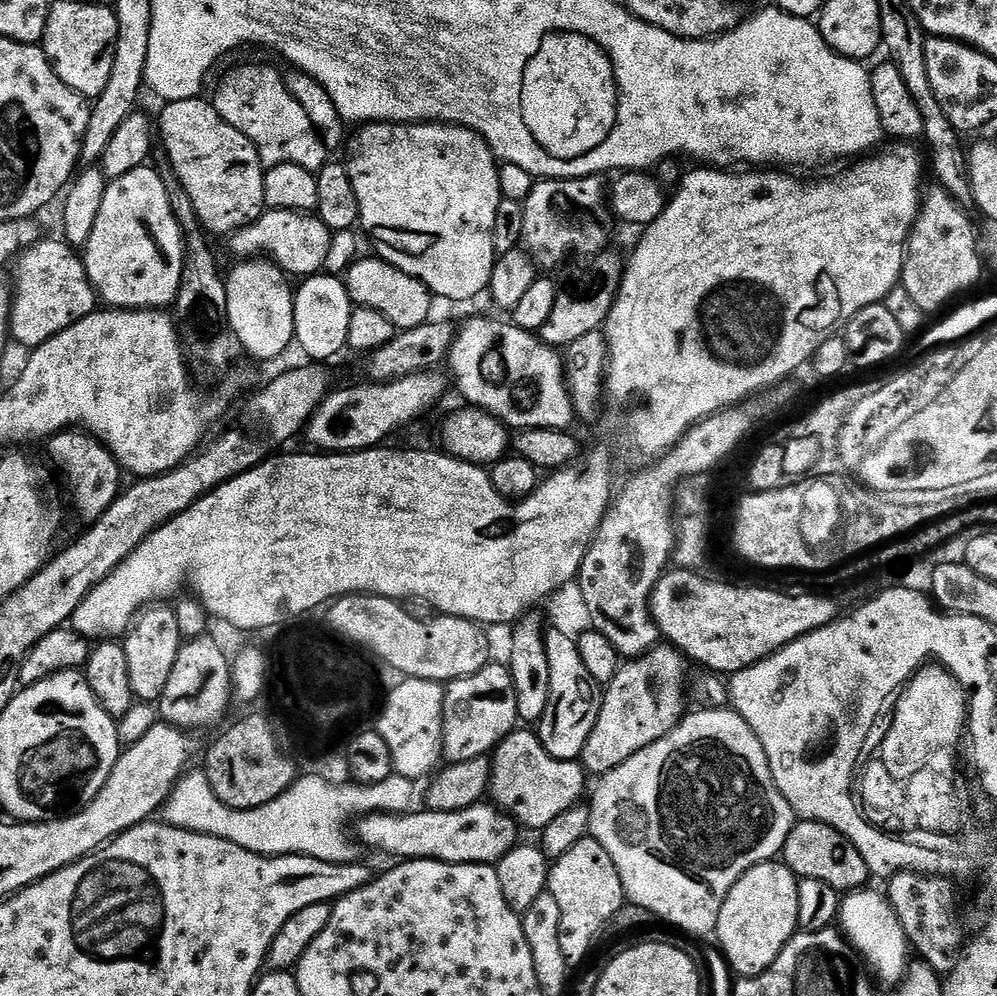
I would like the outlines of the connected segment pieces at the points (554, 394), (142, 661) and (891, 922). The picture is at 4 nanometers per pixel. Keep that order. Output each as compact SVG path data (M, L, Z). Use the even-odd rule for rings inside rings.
M476 316L473 320L468 320L460 328L460 333L453 335L450 340L450 347L446 353L446 364L452 367L452 376L456 379L456 388L465 396L467 403L473 408L481 408L483 412L488 412L496 417L501 424L512 430L523 430L525 428L558 428L561 430L569 427L568 423L574 420L572 403L568 397L568 388L564 385L564 361L561 353L557 349L549 347L540 339L539 335L522 330L518 325L511 322L503 324L500 320L487 320L484 316Z
M156 602L141 608L122 640L132 695L137 701L159 701L162 690L166 690L166 682L170 682L170 670L174 670L174 662L178 658L182 643L178 618L175 616L175 607L167 608L166 605L164 602Z
M849 891L841 899L838 917L839 931L844 940L854 949L855 955L859 959L861 956L878 975L888 976L891 972L900 971L903 973L910 964L910 959L908 960L910 945L902 930L902 922L898 922L898 914L883 891L866 891Z

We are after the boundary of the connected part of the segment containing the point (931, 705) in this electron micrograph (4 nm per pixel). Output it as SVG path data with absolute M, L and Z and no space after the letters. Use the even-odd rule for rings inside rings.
M925 656L920 660L920 668L912 674L910 686L890 700L890 704L880 706L874 724L876 728L868 734L868 742L864 746L874 746L874 750L858 750L859 760L868 760L868 764L854 764L854 771L868 774L870 766L880 764L886 774L909 776L911 774L938 776L940 764L944 764L944 748L924 748L924 744L956 744L956 736L960 736L960 720L964 720L964 703L969 699L960 681L947 672L940 664L942 660ZM904 744L912 744L912 748L904 748ZM868 754L868 758L861 758Z

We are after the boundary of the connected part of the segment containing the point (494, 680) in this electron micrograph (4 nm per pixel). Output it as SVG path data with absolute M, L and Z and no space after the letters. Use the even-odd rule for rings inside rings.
M489 662L478 674L470 674L461 680L453 680L444 694L443 759L448 764L470 762L479 756L488 756L510 733L518 728L518 702L512 681L512 673L496 662Z

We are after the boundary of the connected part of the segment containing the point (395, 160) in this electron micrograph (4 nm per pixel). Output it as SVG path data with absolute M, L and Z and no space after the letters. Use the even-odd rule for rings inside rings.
M365 124L357 132L360 133L353 140L351 137L347 145L346 163L350 182L354 182L354 194L358 194L359 227L364 228L365 234L372 239L372 244L376 247L375 255L387 264L393 264L398 270L421 280L433 297L440 299L441 296L444 300L472 300L479 292L483 293L498 259L494 250L494 214L498 214L502 199L498 160L492 155L488 143L477 132L471 132L469 128L455 128L452 124Z

